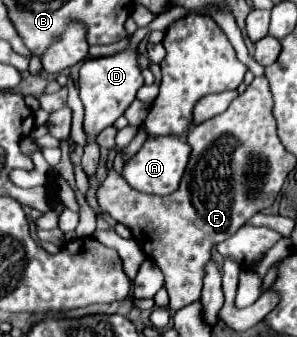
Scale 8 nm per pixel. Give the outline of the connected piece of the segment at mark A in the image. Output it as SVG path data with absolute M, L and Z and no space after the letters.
M171 134L171 136L161 136L161 138L149 138L141 146L141 150L125 164L123 178L139 192L159 194L159 196L171 194L179 188L181 176L183 176L187 162L189 162L189 154L191 154L191 146L181 136Z

